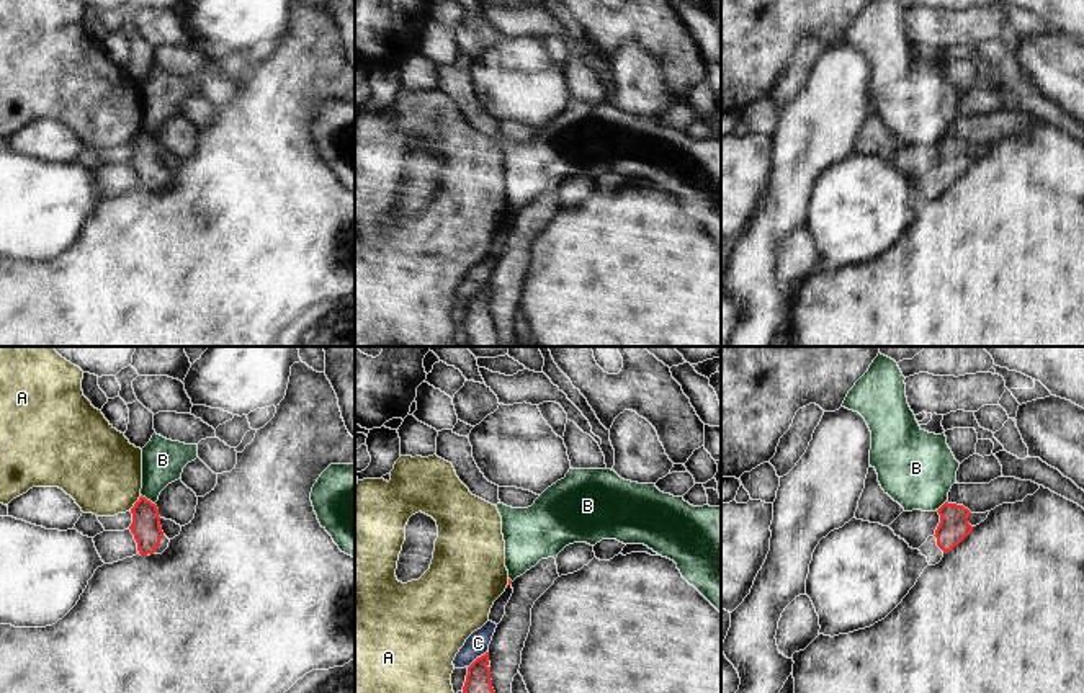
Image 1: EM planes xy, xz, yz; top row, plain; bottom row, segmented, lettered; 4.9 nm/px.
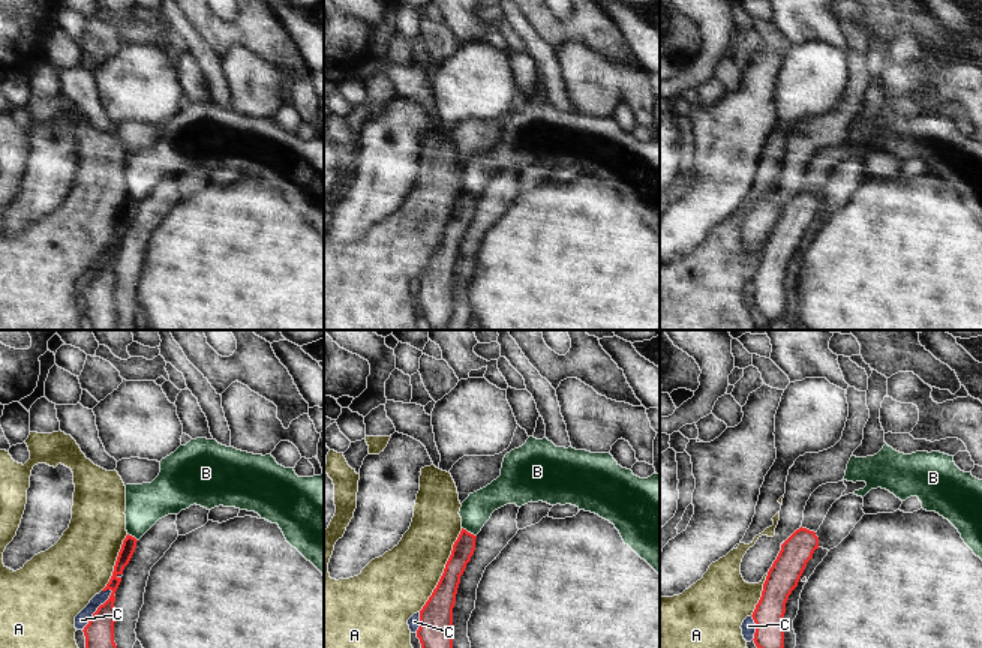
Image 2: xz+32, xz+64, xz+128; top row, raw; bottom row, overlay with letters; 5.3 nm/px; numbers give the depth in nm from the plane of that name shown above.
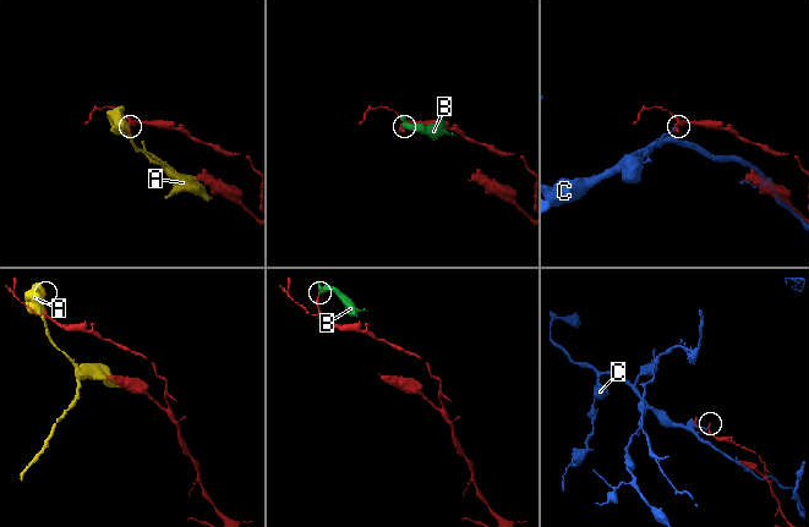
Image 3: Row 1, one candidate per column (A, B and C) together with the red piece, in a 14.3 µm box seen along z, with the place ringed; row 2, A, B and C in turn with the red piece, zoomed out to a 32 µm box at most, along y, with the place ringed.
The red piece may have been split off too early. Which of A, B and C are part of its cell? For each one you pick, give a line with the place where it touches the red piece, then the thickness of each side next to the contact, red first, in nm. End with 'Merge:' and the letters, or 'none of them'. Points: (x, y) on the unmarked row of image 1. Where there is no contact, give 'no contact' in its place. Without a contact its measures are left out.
Merge: none of them

